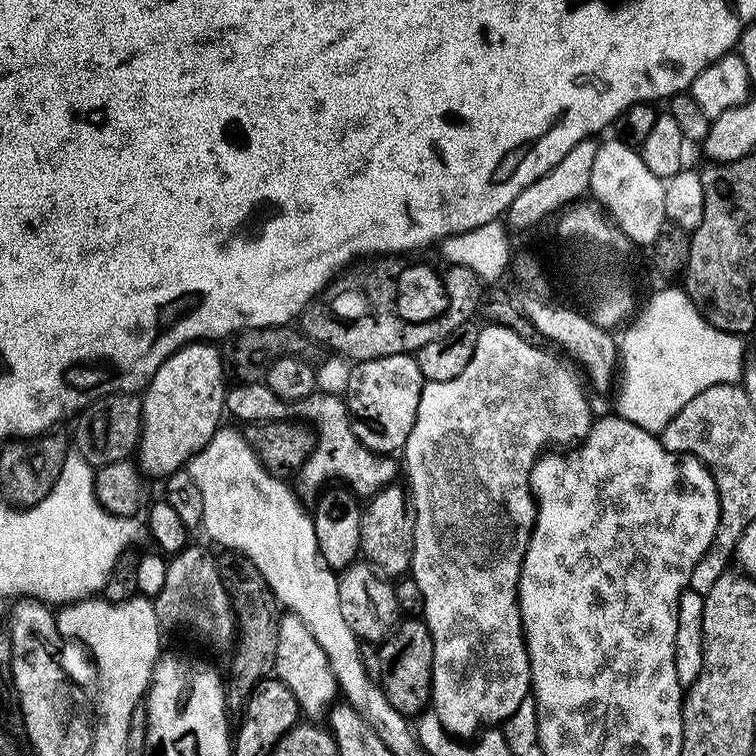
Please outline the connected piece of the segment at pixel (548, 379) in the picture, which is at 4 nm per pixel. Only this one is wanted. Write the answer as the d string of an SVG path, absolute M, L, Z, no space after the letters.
M488 322L485 325L480 328L478 346L474 346L474 354L466 370L462 370L458 378L450 378L450 382L425 383L418 402L418 414L414 418L414 430L410 430L410 438L406 438L402 449L402 468L403 471L404 468L408 471L407 487L410 489L415 518L410 576L418 584L423 596L422 618L430 630L434 650L430 708L438 715L438 720L448 733L463 740L475 737L485 727L504 723L516 712L522 700L529 697L529 654L525 648L524 627L521 625L520 604L517 602L517 582L520 580L521 564L525 558L532 526L536 521L536 500L532 497L530 470L549 446L572 443L575 445L585 440L594 423L592 408L584 398L584 390L566 365L559 364L550 353L543 352L543 347L526 342L522 336L502 323Z

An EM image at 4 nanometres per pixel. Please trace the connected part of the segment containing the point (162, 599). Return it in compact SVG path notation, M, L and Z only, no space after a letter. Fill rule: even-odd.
M189 546L168 560L166 583L154 598L154 603L156 617L165 629L185 628L212 648L231 649L237 639L232 603L222 586L222 578L218 574L213 553L208 553L204 548Z

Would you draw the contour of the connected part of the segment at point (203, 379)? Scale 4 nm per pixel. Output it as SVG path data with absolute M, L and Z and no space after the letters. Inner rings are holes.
M212 342L185 344L183 348L170 354L154 374L154 378L143 389L142 430L138 449L138 467L145 477L163 478L172 472L179 472L188 464L196 452L203 450L221 427L220 415L225 415L224 394L226 391L226 373L220 357L219 347Z

